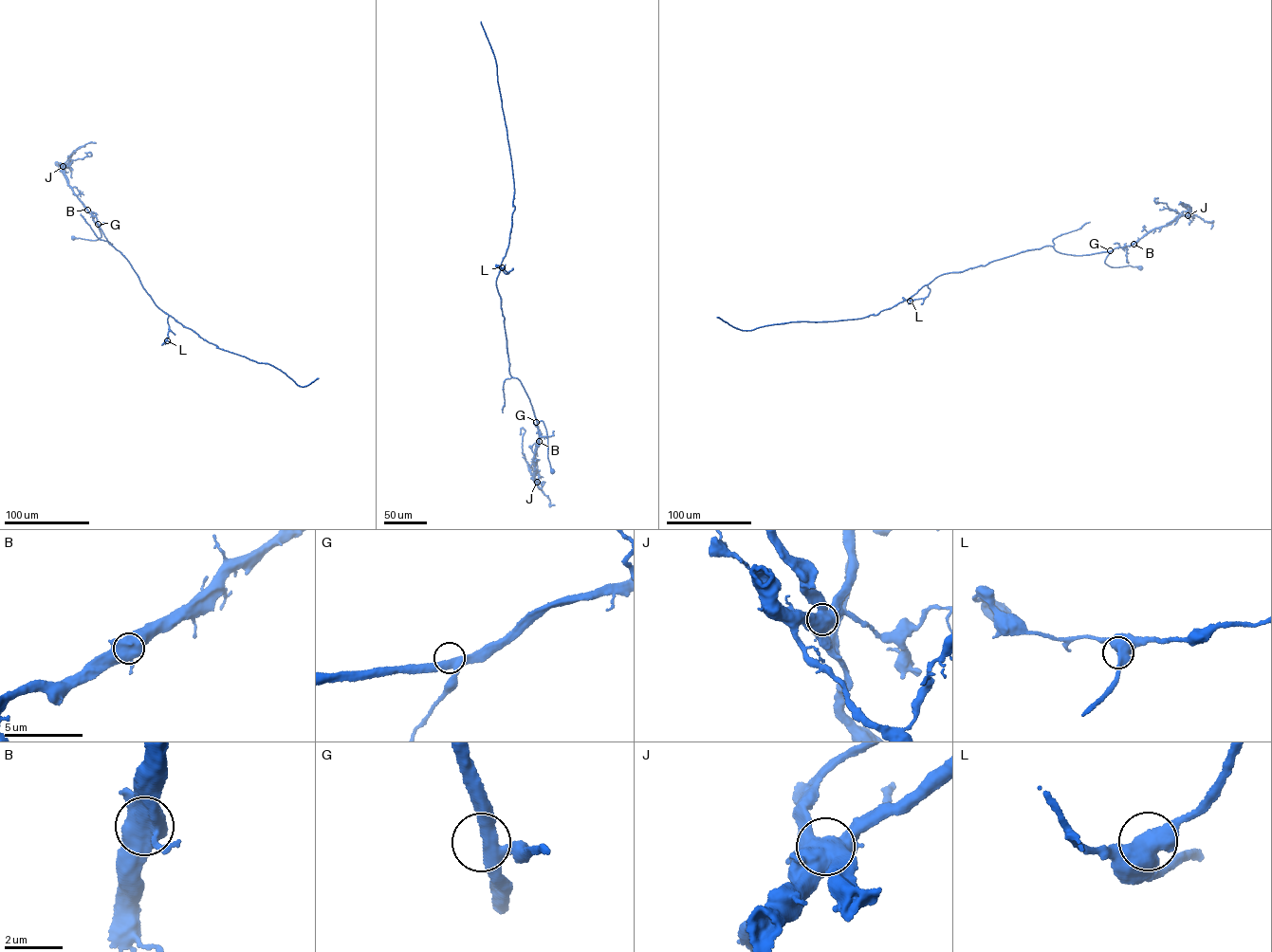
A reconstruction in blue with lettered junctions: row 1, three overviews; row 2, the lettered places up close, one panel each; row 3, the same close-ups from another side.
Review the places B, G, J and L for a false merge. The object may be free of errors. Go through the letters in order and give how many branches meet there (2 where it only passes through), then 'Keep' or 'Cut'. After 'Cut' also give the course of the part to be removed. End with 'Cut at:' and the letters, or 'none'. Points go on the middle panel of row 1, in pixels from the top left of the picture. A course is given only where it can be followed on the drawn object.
B: Branches: 3. Keep
G: Branches: 3. Keep
J: Branches: 3. Cut. Course of the part to remove: (537, 482), (522, 452), (525, 430), (523, 428), (520, 434)
L: Branches: 2. Keep
Cut at: J

